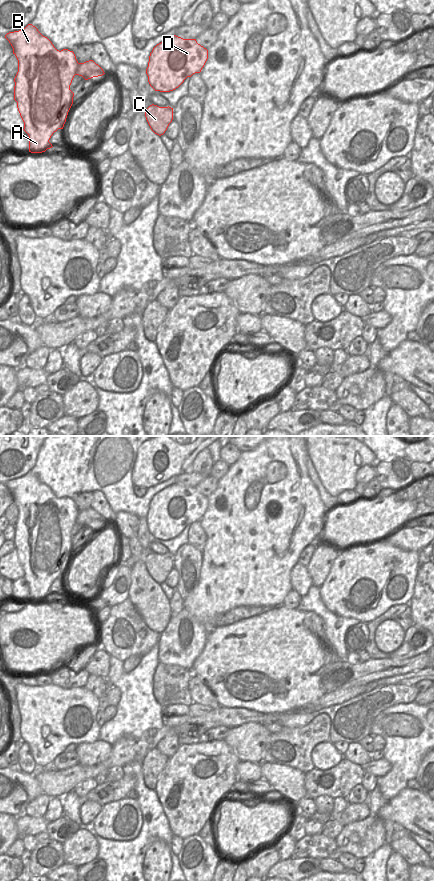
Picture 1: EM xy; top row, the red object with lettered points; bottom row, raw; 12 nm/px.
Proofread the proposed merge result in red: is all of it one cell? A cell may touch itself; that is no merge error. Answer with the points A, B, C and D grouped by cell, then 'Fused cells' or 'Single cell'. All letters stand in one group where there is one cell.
Groups: A B / C D. Fused cells.

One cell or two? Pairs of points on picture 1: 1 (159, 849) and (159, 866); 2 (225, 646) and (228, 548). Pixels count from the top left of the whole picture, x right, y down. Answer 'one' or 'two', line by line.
1: one
2: two

